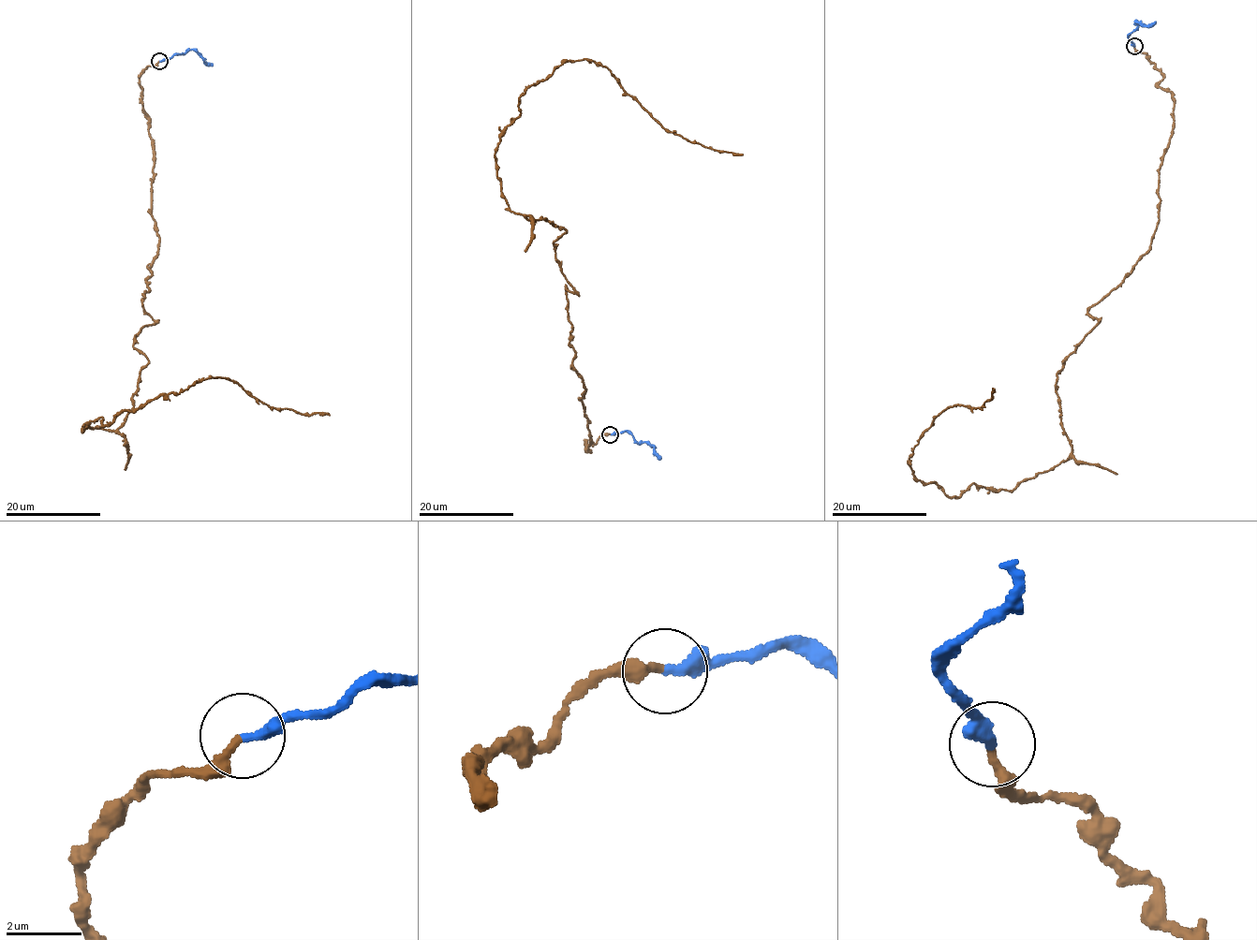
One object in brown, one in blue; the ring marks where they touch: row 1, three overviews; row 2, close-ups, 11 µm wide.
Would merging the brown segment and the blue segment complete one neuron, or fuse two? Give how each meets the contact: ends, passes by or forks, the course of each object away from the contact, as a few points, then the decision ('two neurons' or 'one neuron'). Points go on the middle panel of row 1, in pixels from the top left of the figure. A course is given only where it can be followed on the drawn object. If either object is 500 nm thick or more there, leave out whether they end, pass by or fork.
brown ends | blue ends | brown via (611, 433), (586, 450), (566, 231), (509, 209), (501, 132), (529, 86), (589, 59), (662, 126), (742, 154) | blue via (611, 433), (628, 432), (638, 442), (645, 442), (654, 447), (654, 452), (660, 460) | one neuron

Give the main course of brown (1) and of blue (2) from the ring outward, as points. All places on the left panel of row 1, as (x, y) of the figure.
1: (159, 61), (139, 79), (148, 364), (118, 428), (81, 430), (217, 377), (330, 416)
2: (159, 61), (193, 50), (204, 62), (213, 64)

